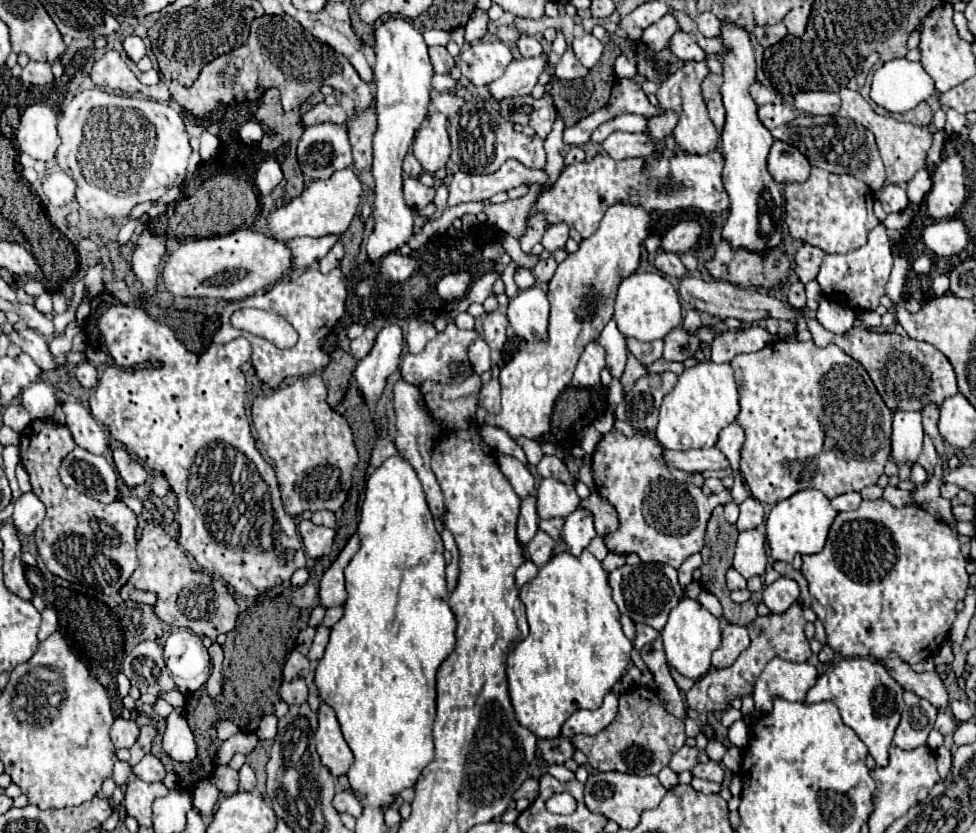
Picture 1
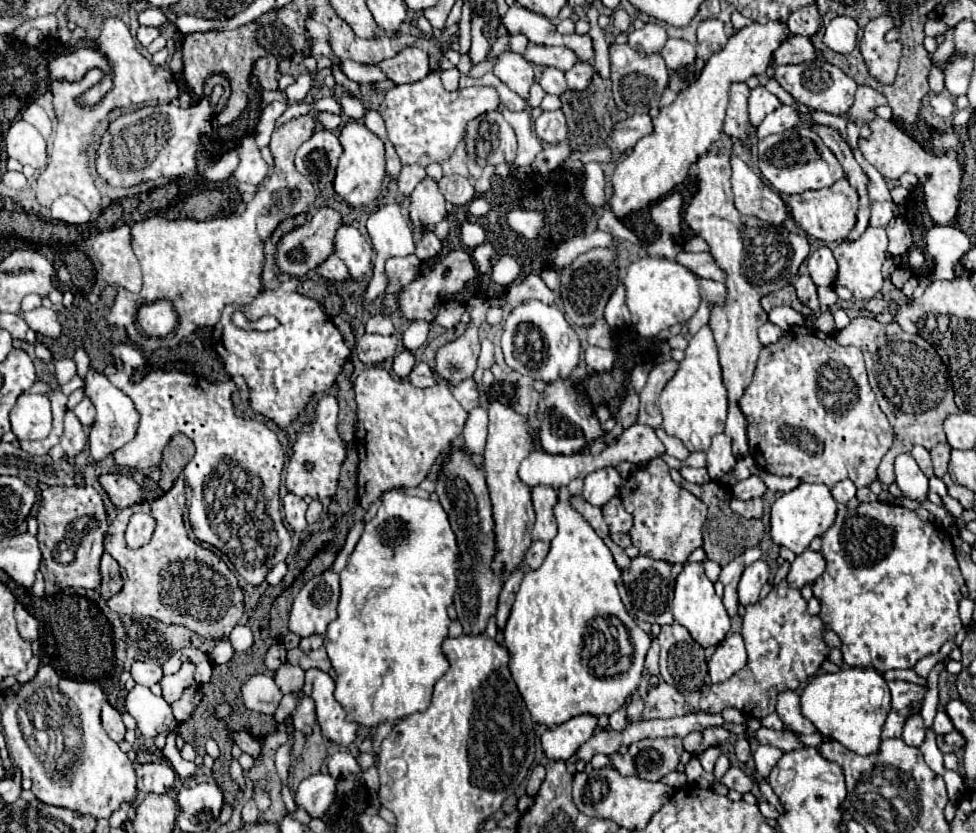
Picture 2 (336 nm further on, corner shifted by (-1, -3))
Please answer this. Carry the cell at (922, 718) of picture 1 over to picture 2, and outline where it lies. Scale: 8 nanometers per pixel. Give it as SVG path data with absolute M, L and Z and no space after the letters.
M914 709L914 711L908 715L906 723L904 723L902 741L904 741L906 745L920 747L920 743L924 741L924 731L926 731L926 727L924 727L922 713L920 713L920 709Z

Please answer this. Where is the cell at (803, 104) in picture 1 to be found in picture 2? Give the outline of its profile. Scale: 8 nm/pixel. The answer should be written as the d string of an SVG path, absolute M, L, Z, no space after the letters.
M818 61L776 67L774 79L782 85L784 91L788 91L802 105L806 105L814 111L824 111L824 113L832 113L832 115L844 115L852 107L854 93L858 89L854 79L850 79L846 73L842 73L842 69L838 69L830 63L818 65Z

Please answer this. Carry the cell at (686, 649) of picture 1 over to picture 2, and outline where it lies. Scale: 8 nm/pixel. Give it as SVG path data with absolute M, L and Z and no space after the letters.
M686 563L682 573L676 577L676 589L674 589L674 621L688 629L692 639L700 643L702 647L718 645L728 629L730 629L730 617L724 609L722 599L714 593L712 581L704 575L702 563Z

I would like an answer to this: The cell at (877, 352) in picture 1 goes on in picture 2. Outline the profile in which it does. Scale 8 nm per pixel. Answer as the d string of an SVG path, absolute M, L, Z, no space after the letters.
M856 317L846 329L834 335L834 339L838 345L854 345L864 353L870 387L880 409L894 427L894 445L882 457L878 467L878 481L890 485L894 483L894 459L898 453L912 451L914 445L932 449L946 441L942 421L948 415L958 413L948 369L930 343L920 335L904 333L898 323L884 325L874 317Z

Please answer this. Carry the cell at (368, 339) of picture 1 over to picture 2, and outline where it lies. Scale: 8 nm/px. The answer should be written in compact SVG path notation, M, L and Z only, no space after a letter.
M364 333L356 341L356 353L364 365L378 365L396 353L396 345L398 339L394 335L382 337L382 335Z

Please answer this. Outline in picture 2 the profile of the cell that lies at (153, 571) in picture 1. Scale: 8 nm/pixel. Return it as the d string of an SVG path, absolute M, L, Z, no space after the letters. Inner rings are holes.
M180 477L174 487L156 501L144 501L118 511L118 517L110 523L110 537L106 537L106 551L124 567L128 579L118 595L108 601L108 607L120 615L144 615L162 623L184 625L200 637L220 641L230 635L238 625L244 601L236 575L228 565L210 549L188 539L184 529L186 485ZM144 511L156 519L156 531L148 545L132 551L126 547L124 531L132 513Z

